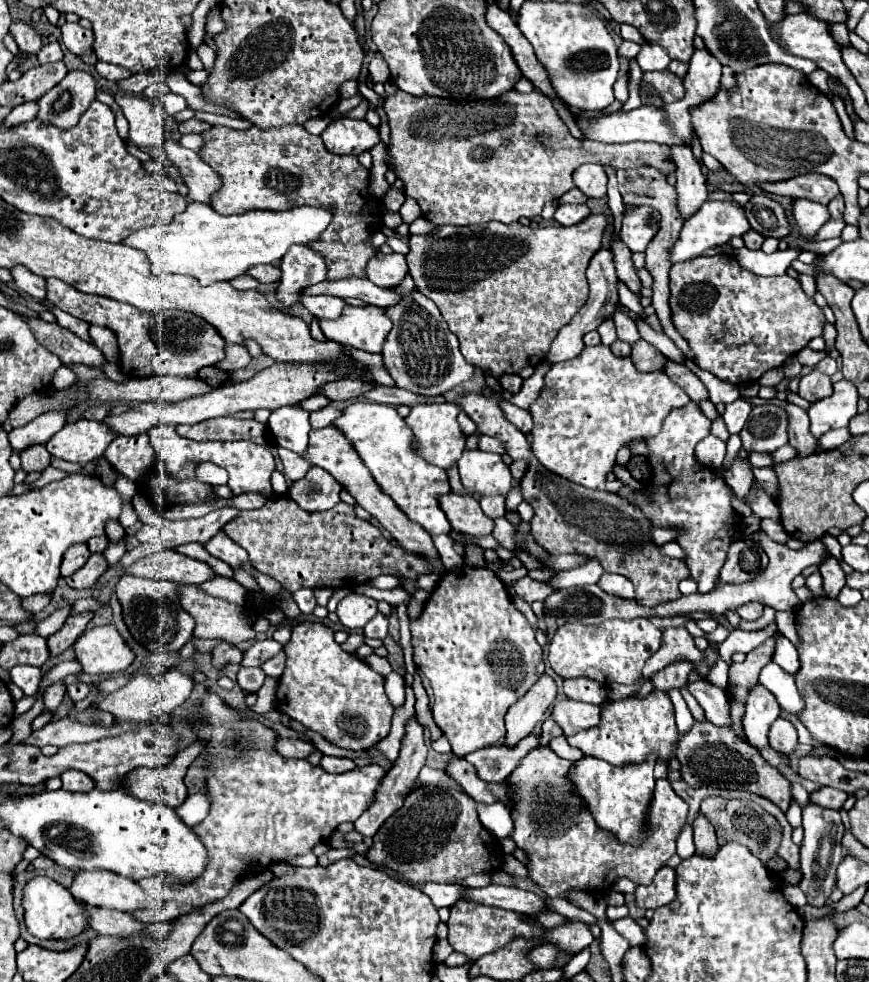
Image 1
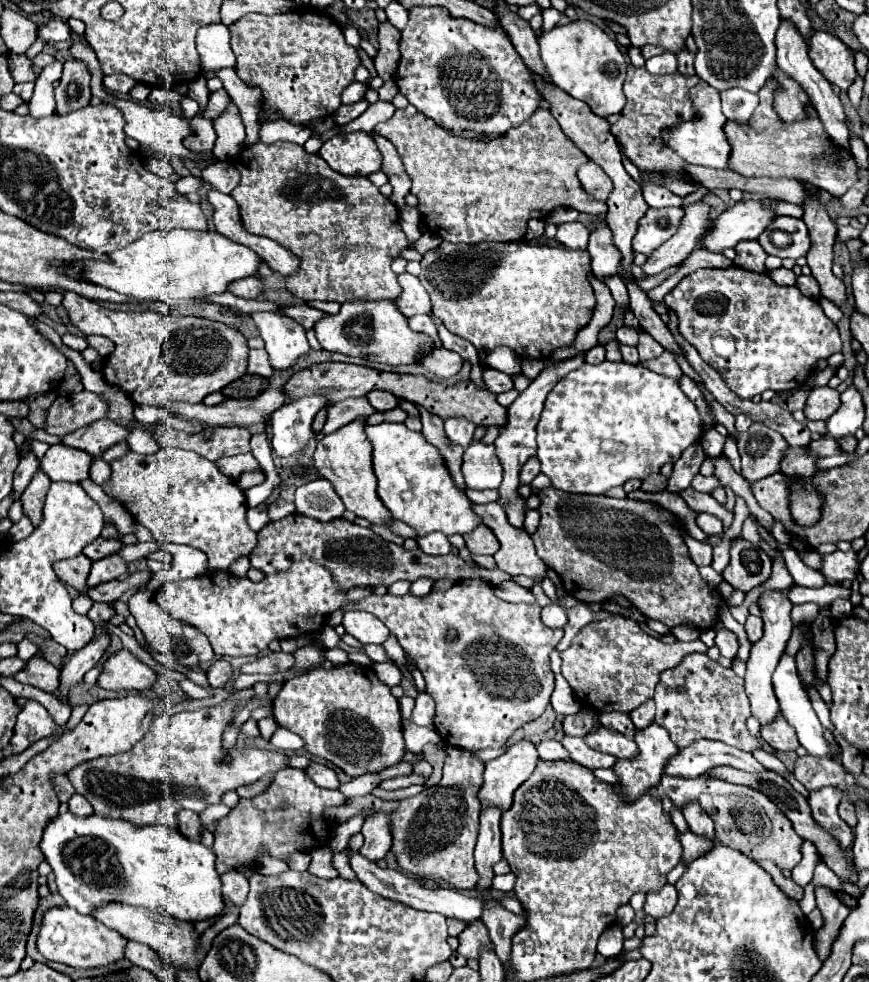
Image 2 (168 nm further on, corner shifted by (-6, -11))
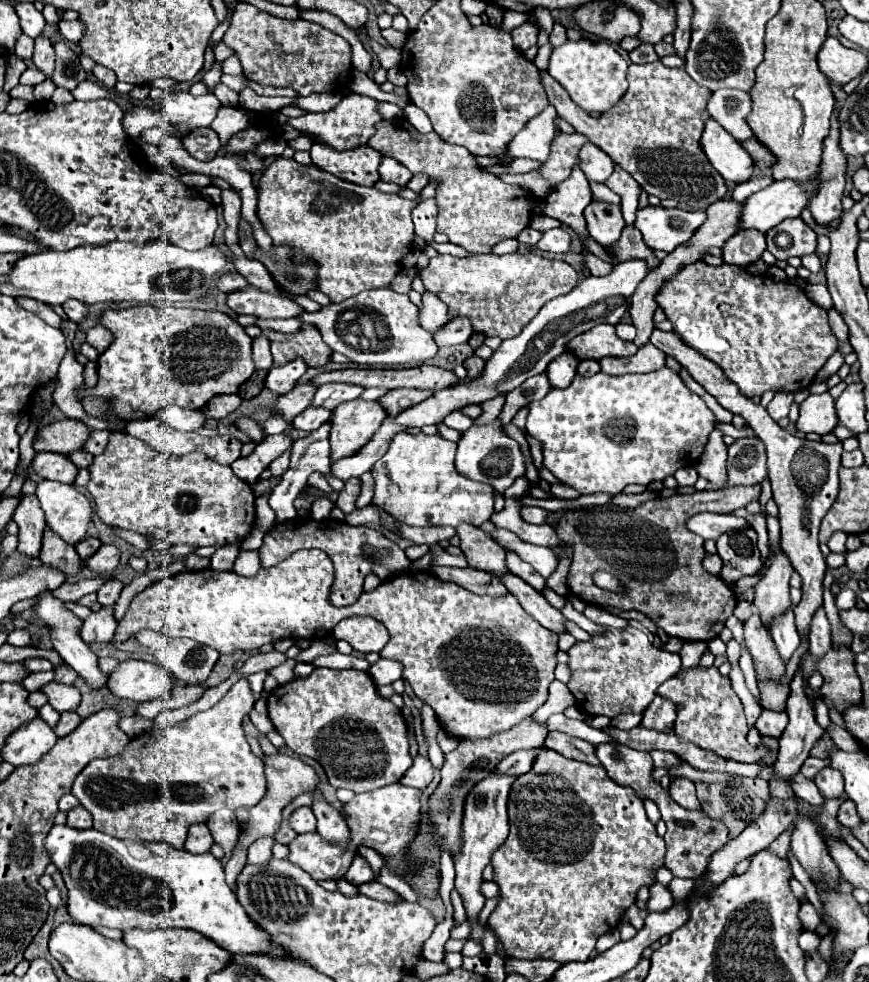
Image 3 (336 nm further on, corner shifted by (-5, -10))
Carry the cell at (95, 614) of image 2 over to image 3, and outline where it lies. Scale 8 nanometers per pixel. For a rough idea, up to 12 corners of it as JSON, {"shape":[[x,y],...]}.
{"shape":[[110,579],[98,591],[98,603],[102,607],[114,607],[122,583]]}

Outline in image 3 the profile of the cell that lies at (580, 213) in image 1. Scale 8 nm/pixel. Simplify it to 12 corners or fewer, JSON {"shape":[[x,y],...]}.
{"shape":[[566,229],[544,231],[538,249],[570,251],[572,237]]}

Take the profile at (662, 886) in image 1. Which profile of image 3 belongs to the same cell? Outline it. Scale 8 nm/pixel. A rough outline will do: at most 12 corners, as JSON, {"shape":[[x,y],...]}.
{"shape":[[660,883],[650,887],[644,913],[664,913],[672,905],[672,893]]}

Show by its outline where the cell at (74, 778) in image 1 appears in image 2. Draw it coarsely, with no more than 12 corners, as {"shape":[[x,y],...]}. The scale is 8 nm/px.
{"shape":[[75,794],[69,800],[69,812],[91,816],[93,808],[85,796]]}

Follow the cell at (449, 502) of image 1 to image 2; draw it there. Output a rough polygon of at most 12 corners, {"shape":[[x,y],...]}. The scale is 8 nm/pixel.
{"shape":[[481,524],[465,534],[473,554],[493,556],[499,550],[495,534]]}

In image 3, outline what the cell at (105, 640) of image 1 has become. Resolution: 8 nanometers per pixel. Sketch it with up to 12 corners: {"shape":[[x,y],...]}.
{"shape":[[122,661],[106,687],[138,703],[170,695],[156,663]]}

